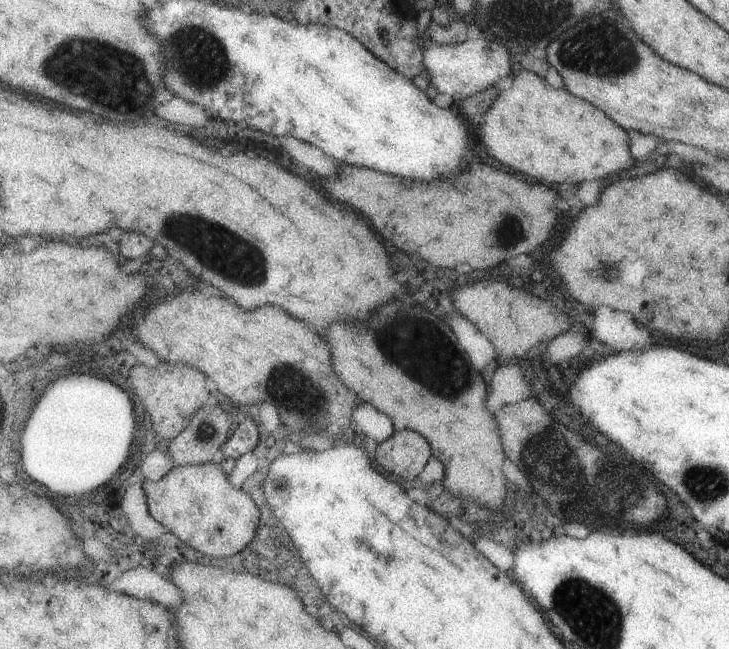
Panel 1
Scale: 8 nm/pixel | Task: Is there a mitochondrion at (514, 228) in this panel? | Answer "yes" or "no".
yes

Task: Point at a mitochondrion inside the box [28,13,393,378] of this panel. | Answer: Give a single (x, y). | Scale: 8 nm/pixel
(69, 65)

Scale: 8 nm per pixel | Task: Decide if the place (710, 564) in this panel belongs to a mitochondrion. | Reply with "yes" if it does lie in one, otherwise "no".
no

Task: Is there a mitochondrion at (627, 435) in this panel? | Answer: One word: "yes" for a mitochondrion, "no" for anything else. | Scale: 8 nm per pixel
no

